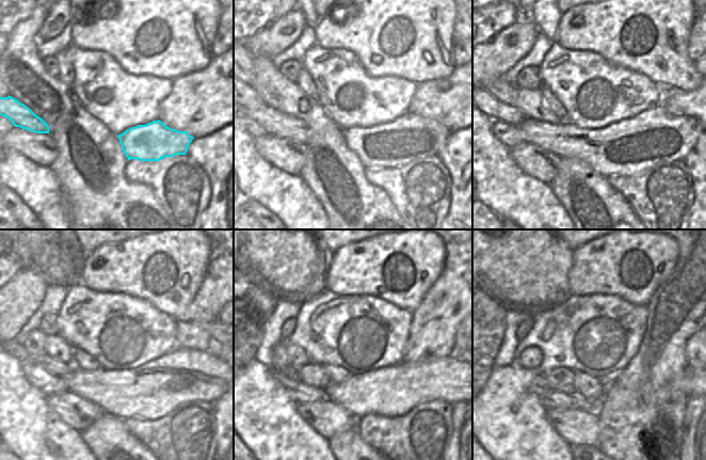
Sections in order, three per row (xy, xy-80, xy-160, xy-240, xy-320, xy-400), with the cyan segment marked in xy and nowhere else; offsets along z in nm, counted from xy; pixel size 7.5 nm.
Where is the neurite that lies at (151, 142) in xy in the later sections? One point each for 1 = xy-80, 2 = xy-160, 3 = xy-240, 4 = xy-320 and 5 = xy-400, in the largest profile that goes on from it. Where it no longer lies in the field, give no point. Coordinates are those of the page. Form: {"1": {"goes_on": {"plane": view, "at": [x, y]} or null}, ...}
{"1": {"goes_on": {"plane": "xy-80", "at": [411, 137]}}, "2": {"goes_on": {"plane": "xy-160", "at": [630, 146]}}, "3": {"goes_on": {"plane": "xy-240", "at": [151, 391]}}, "4": {"goes_on": {"plane": "xy-320", "at": [391, 392]}}, "5": {"goes_on": {"plane": "xy-400", "at": [689, 383]}}}

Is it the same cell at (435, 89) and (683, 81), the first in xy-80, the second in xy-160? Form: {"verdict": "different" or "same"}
{"verdict": "different"}

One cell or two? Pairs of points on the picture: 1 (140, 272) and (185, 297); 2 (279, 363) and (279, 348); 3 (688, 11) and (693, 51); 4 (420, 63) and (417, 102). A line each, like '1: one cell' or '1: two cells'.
1: one cell
2: one cell
3: two cells
4: two cells

